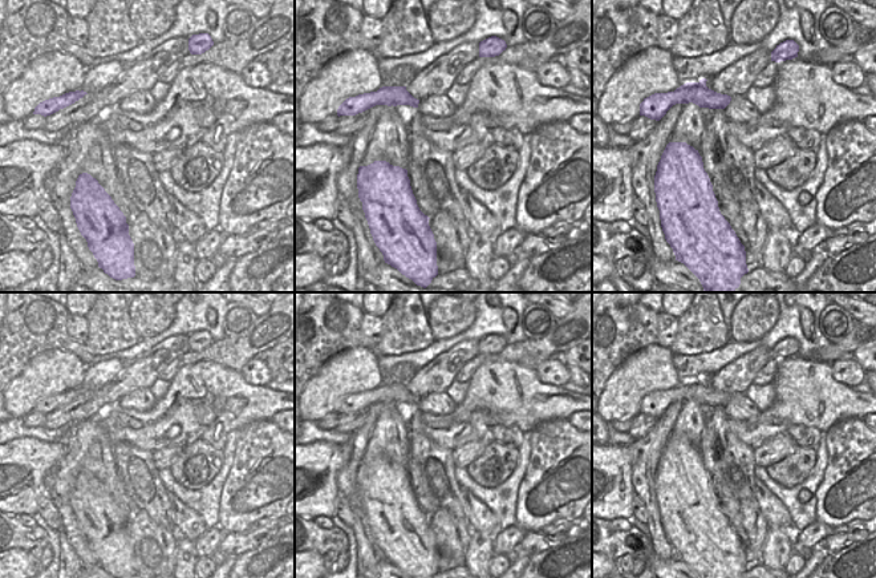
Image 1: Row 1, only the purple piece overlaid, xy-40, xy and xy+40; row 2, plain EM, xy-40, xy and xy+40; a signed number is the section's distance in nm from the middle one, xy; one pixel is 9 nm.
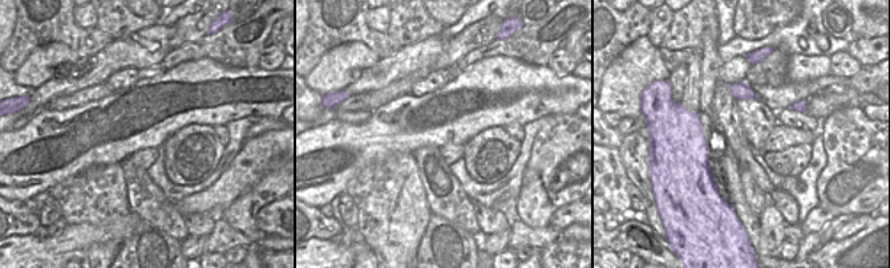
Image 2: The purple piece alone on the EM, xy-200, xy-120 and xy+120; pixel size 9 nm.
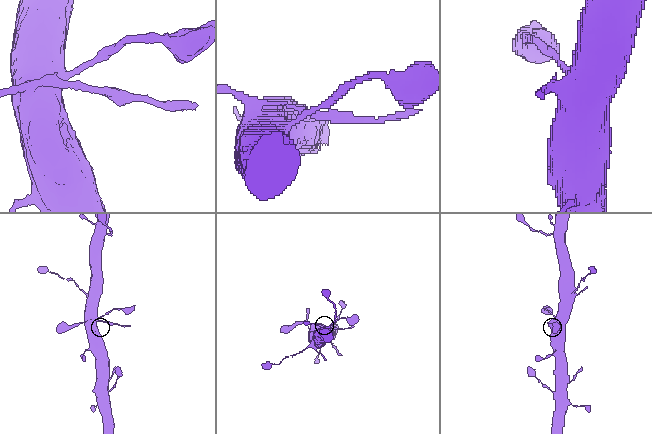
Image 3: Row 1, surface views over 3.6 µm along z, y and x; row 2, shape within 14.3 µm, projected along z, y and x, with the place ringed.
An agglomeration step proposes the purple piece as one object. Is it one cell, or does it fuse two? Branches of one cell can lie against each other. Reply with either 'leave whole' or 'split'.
leave whole

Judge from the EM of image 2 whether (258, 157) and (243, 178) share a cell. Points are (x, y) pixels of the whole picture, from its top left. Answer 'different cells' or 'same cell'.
same cell

